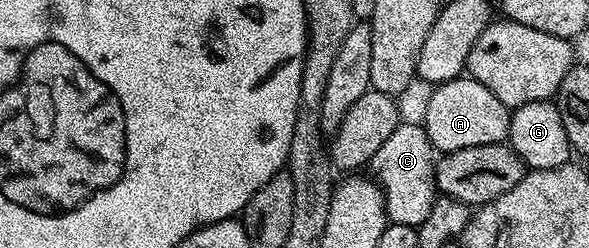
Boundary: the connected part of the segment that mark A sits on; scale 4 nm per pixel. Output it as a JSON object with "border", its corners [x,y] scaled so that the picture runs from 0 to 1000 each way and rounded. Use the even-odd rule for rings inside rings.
{"border":[[[783,302],[756,327],[732,363],[733,395],[720,440],[716,500],[735,605],[749,621],[769,617],[784,593],[812,593],[851,577],[862,548],[866,444],[818,335],[803,310]]]}

